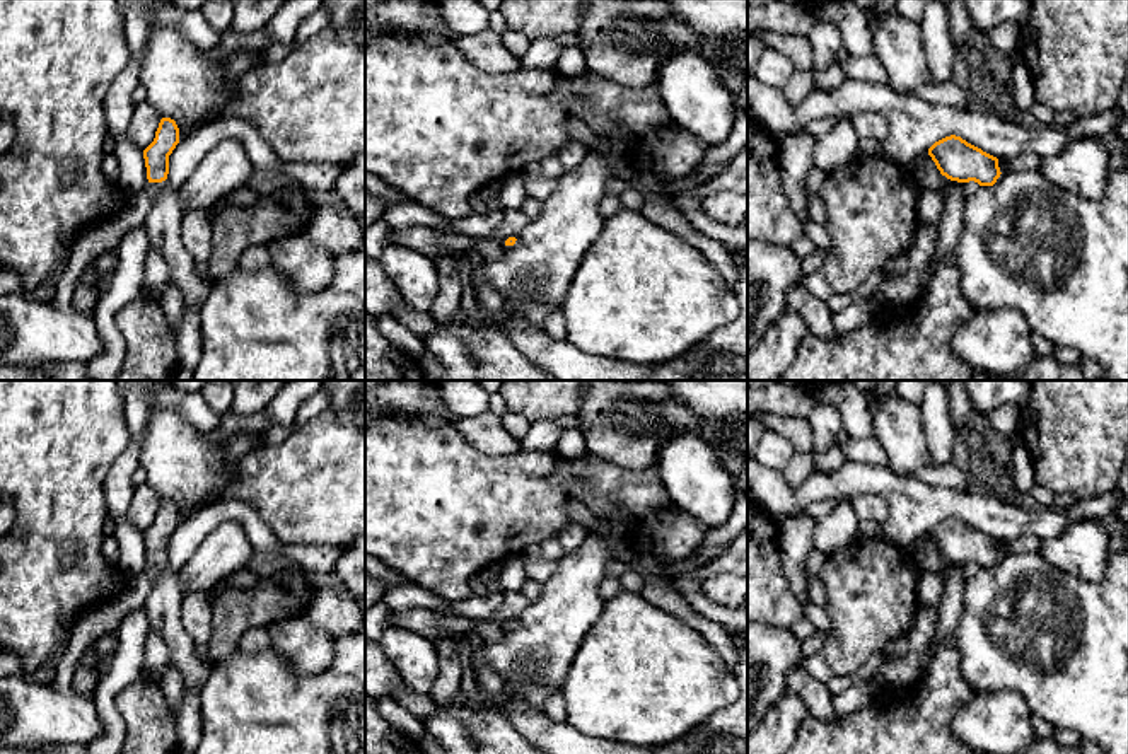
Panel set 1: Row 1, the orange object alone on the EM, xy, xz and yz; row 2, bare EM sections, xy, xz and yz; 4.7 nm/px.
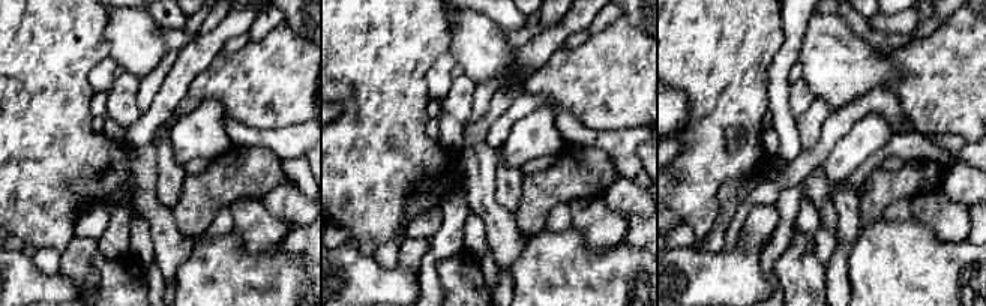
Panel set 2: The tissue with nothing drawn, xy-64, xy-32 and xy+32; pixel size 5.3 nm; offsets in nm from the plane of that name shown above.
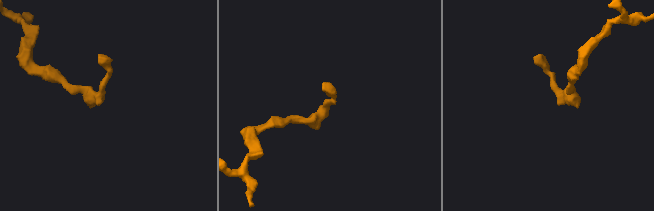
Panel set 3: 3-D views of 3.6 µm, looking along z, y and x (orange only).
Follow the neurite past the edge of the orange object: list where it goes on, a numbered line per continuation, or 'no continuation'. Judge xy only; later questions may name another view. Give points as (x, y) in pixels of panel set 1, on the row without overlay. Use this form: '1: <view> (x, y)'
1: xy (164, 606)

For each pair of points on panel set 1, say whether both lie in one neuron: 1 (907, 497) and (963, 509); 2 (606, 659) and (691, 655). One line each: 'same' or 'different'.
1: same
2: same

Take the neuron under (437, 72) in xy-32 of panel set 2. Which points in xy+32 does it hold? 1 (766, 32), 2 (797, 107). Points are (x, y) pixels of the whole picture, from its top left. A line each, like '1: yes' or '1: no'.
1: no
2: no

